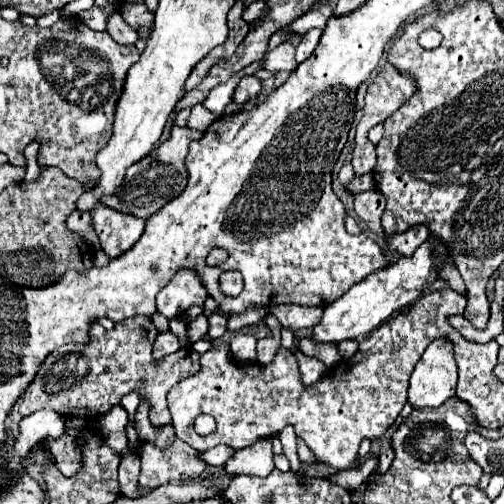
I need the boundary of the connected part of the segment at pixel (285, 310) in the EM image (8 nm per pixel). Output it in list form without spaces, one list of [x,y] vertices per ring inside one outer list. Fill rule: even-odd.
[[[273,305],[269,307],[269,313],[273,313],[283,329],[303,329],[303,327],[315,327],[321,321],[323,307],[303,307],[303,305]]]

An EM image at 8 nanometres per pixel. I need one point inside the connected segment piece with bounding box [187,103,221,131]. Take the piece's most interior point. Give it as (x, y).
(201, 117)

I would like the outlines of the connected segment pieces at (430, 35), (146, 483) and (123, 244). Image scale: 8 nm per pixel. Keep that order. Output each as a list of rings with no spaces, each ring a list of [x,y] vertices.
[[[427,29],[427,31],[423,31],[423,33],[419,35],[419,45],[423,45],[425,49],[435,49],[435,45],[439,45],[441,39],[443,39],[443,37],[441,37],[439,31]]]
[[[175,439],[169,449],[157,449],[145,445],[141,455],[141,475],[139,489],[155,489],[165,483],[191,483],[195,481],[207,465],[199,457],[199,451],[191,449],[185,441]]]
[[[99,205],[91,211],[93,217],[93,227],[99,235],[101,247],[107,253],[107,257],[119,257],[135,241],[139,241],[143,229],[145,229],[145,219],[131,217],[129,213],[119,213],[107,205]]]

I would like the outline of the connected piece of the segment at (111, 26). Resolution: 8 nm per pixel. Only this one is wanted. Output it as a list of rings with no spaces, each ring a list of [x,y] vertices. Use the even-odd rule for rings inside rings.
[[[111,13],[111,15],[109,15],[109,19],[107,19],[107,33],[109,33],[115,41],[119,41],[119,43],[129,43],[129,45],[133,45],[133,43],[137,41],[137,33],[135,33],[125,21],[121,21],[119,13]]]

